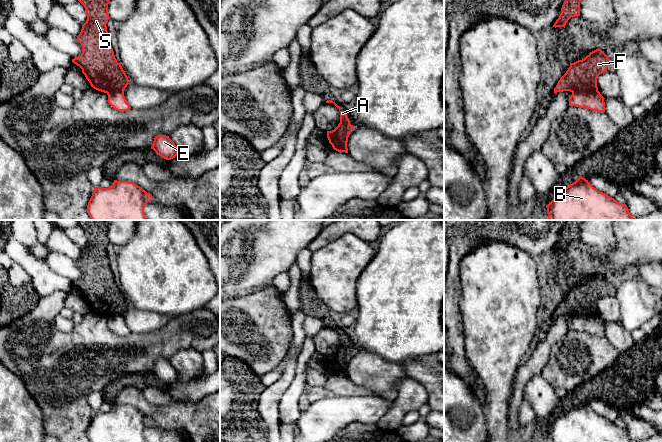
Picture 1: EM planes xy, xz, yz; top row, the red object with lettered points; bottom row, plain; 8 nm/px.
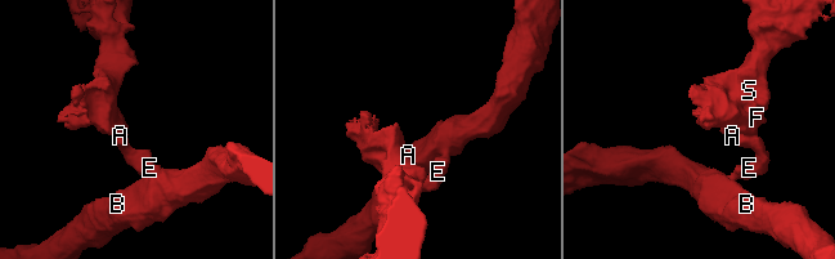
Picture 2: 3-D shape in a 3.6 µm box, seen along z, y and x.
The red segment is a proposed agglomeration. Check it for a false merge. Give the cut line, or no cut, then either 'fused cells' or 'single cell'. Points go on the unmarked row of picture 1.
yz (597, 314), (572, 316) | fused cells

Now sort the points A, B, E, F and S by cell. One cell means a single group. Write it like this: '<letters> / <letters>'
A F S / B E

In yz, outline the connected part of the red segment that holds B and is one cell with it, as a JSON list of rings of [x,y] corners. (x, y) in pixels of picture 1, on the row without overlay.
[[[581,399],[546,432],[548,442],[633,442],[626,428],[598,415]]]

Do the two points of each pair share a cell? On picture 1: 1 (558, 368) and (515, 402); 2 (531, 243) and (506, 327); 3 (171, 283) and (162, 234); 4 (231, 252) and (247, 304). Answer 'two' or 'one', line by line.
1: two
2: two
3: one
4: two

